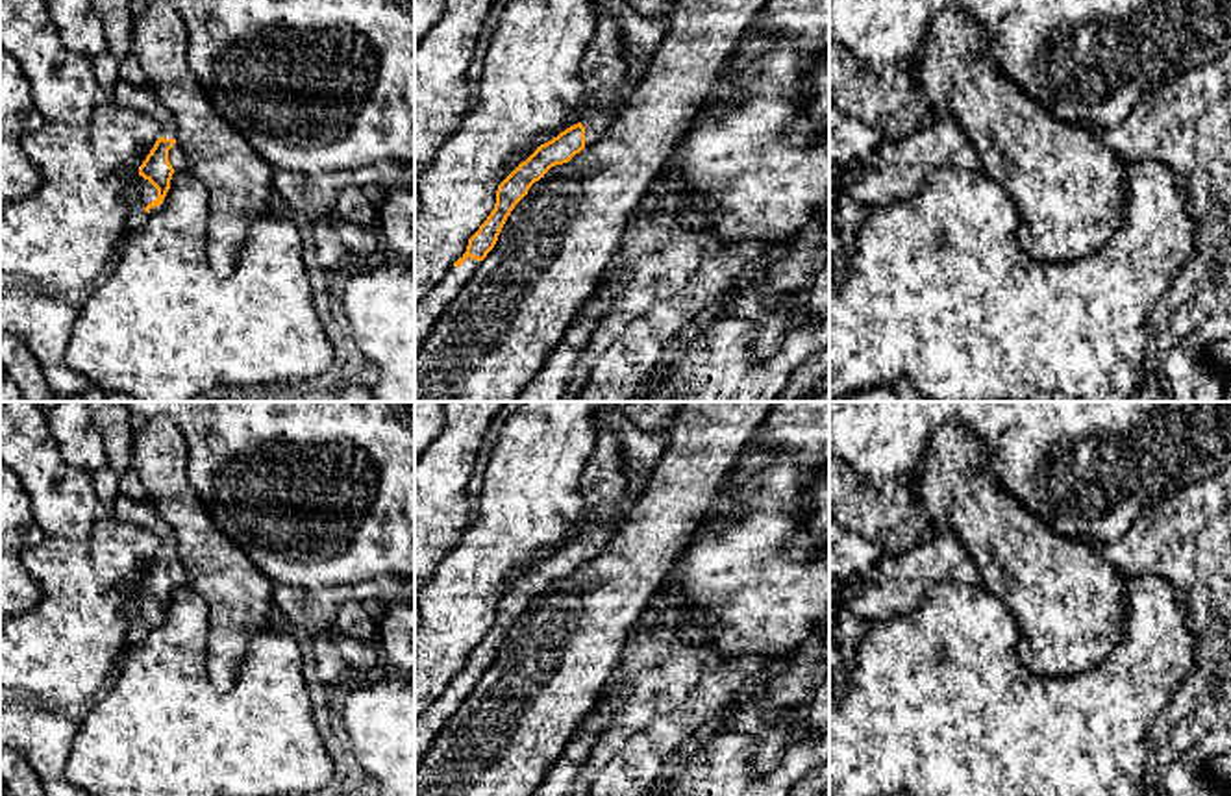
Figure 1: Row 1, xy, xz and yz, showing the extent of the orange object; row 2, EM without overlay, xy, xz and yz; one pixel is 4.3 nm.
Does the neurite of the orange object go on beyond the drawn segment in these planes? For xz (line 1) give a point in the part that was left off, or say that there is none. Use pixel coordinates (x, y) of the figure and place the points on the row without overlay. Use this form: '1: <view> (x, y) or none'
1: xz (602, 484)

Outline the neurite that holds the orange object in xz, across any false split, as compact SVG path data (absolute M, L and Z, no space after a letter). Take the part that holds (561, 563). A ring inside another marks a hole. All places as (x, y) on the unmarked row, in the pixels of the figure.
M600 431L596 448L579 479L581 496L589 511L583 535L541 559L498 600L494 624L468 653L466 666L415 720L415 768L448 718L461 707L479 678L494 663L507 631L528 609L529 602L544 592L552 581L568 578L587 559L600 553L605 542L618 531L626 516L626 478L628 466L620 439L609 431Z

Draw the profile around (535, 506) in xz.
M524 402L500 428L485 466L479 513L417 596L420 624L415 629L415 720L463 672L468 653L494 624L498 600L541 559L583 535L589 511L579 479L600 433L596 409L598 402Z

